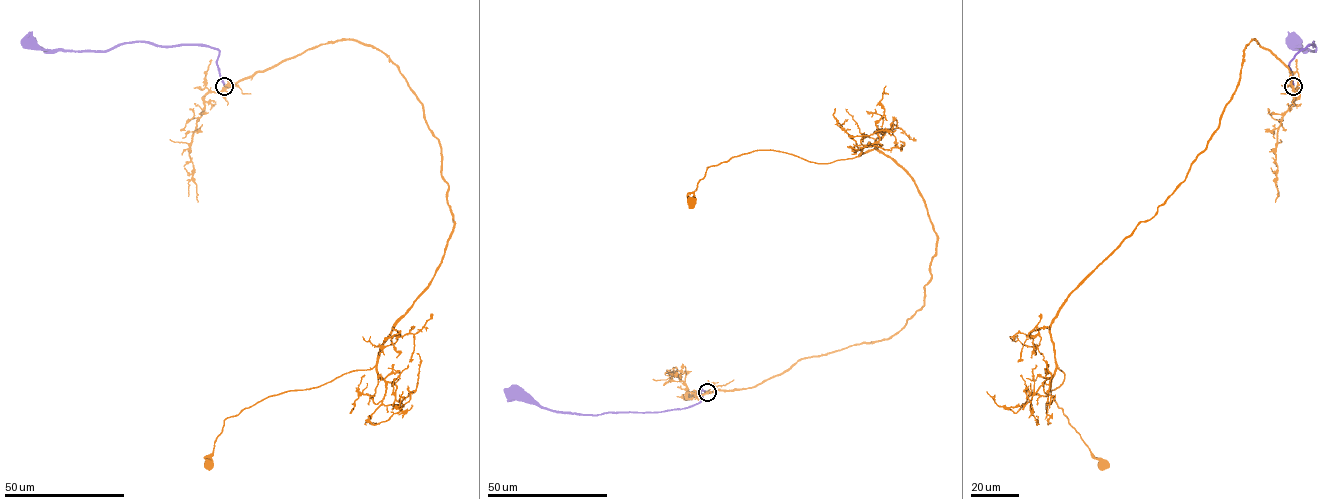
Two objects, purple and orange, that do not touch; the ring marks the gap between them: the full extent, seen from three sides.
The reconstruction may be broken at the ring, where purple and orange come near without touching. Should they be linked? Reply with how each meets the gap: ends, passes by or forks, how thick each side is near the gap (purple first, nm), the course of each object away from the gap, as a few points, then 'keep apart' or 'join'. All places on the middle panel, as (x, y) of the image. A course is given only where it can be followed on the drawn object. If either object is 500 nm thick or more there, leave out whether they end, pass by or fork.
purple ends; orange forks; calibres 400 and 480 nm; course purple (707, 392), (700, 388), (702, 399), (683, 408), (591, 415), (542, 408), (534, 400), (515, 399), (514, 394); course orange (707, 391), (897, 333), (937, 235), (875, 149), (756, 150), (707, 167), (692, 200); keep apart

